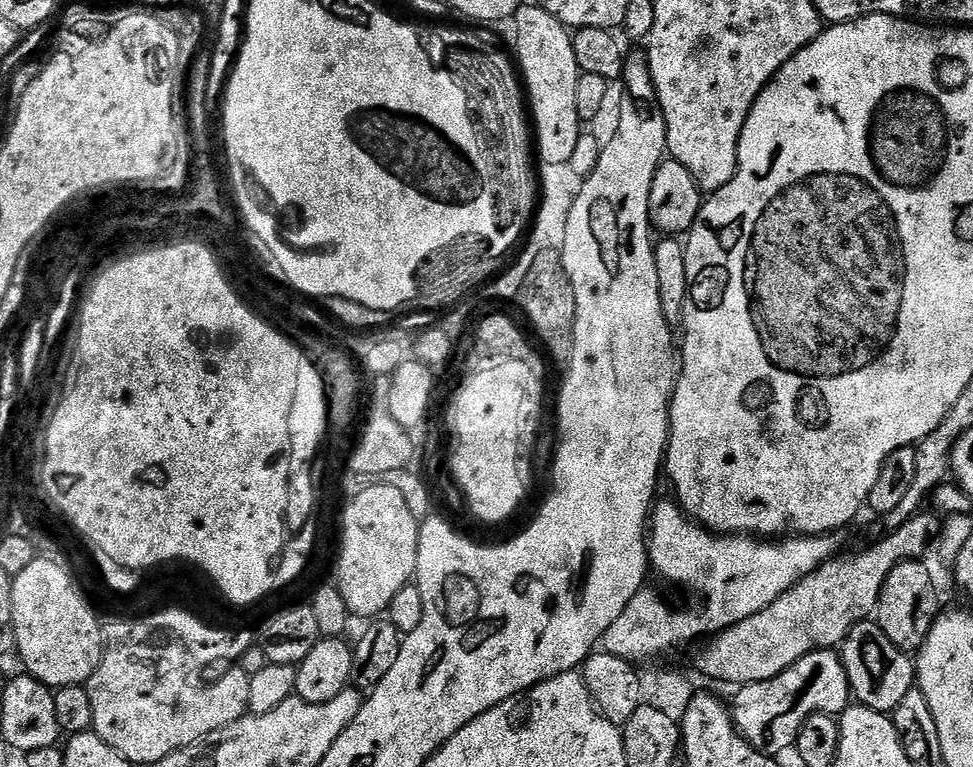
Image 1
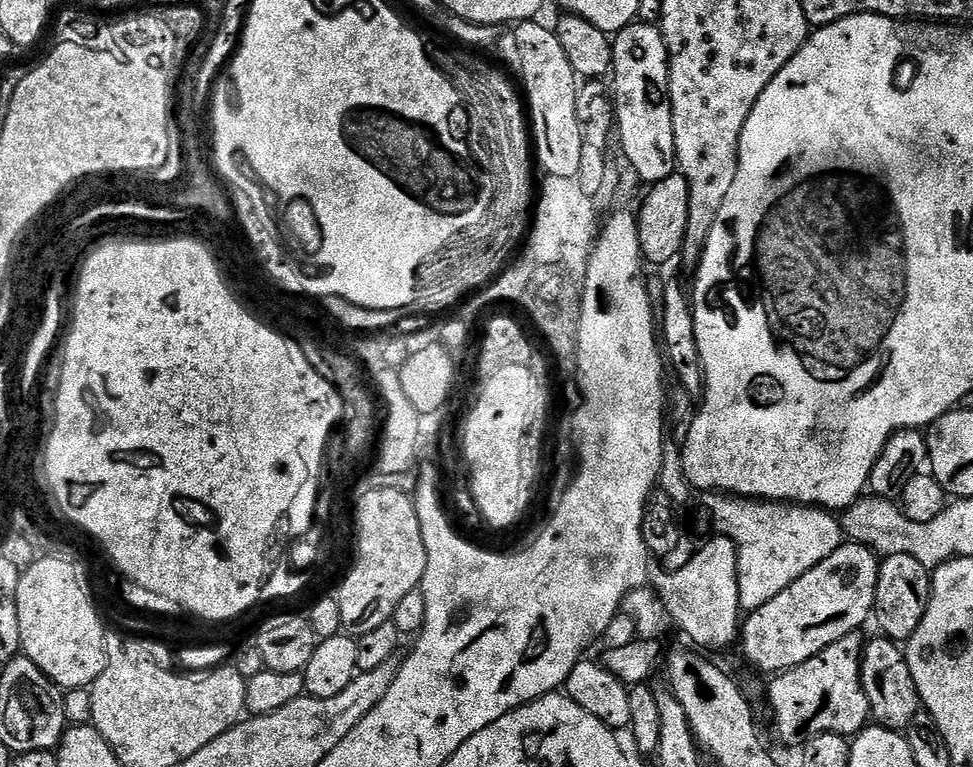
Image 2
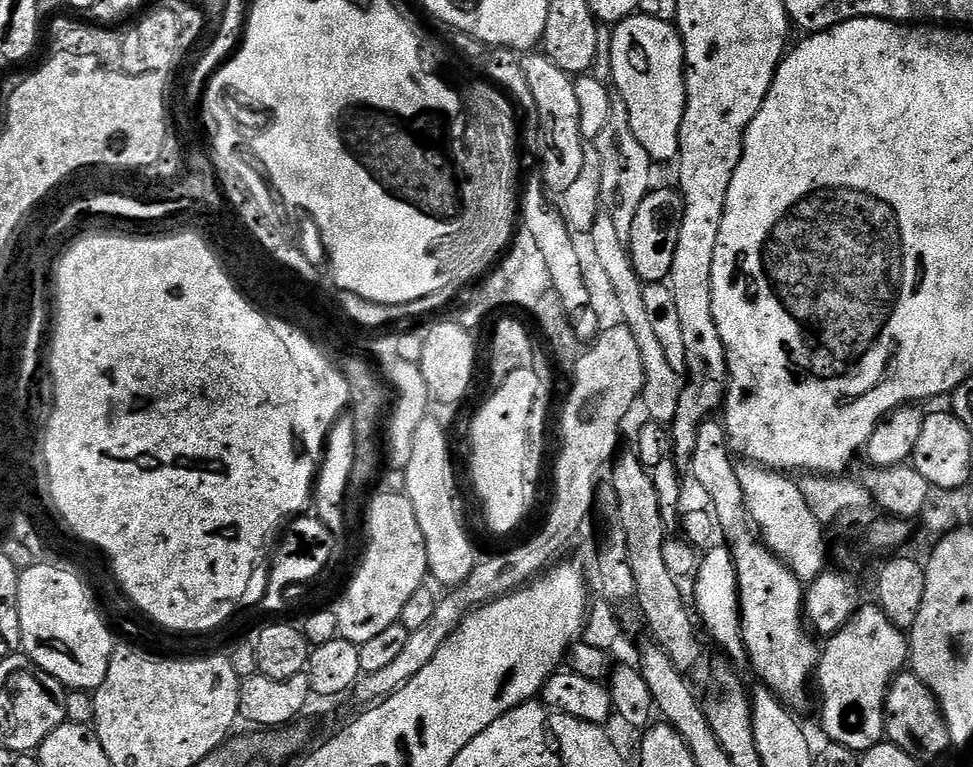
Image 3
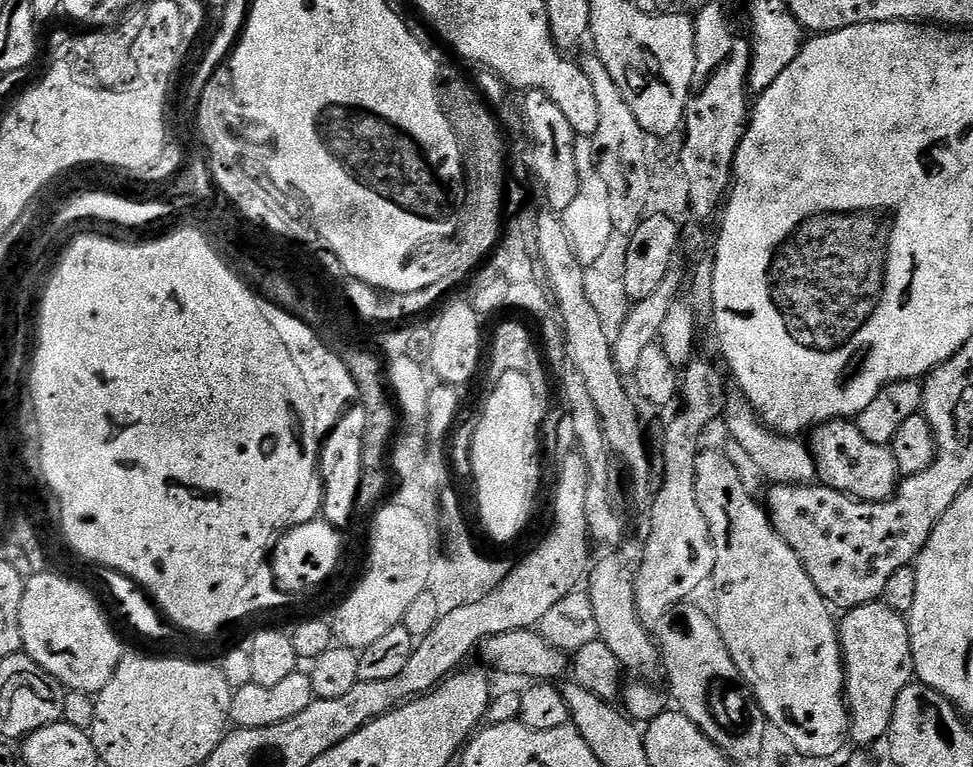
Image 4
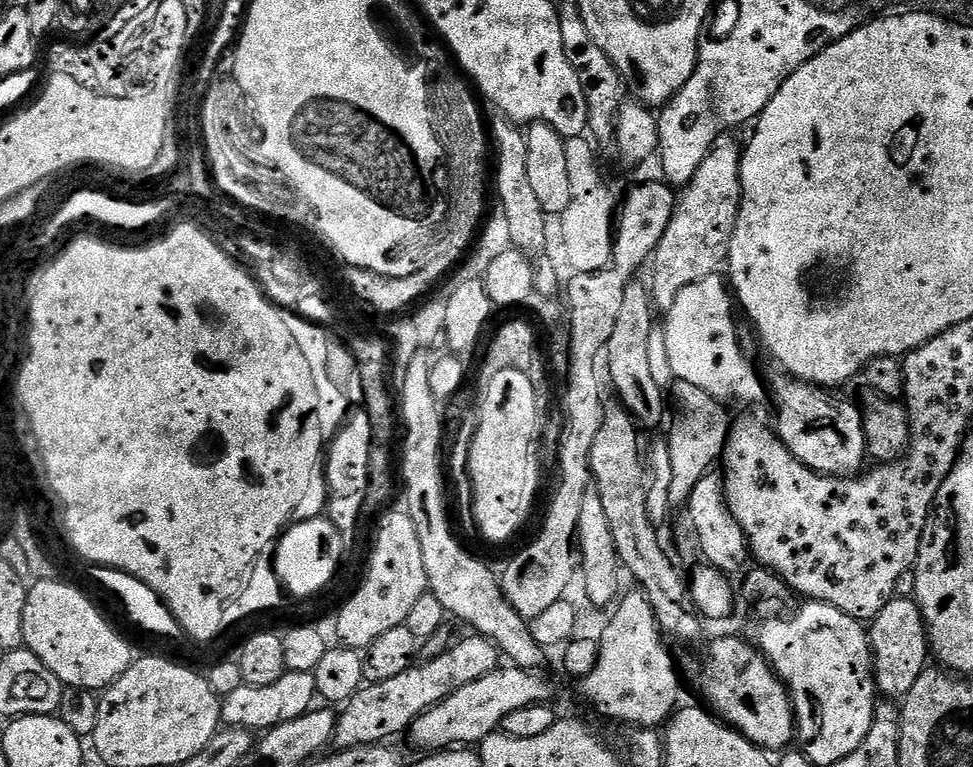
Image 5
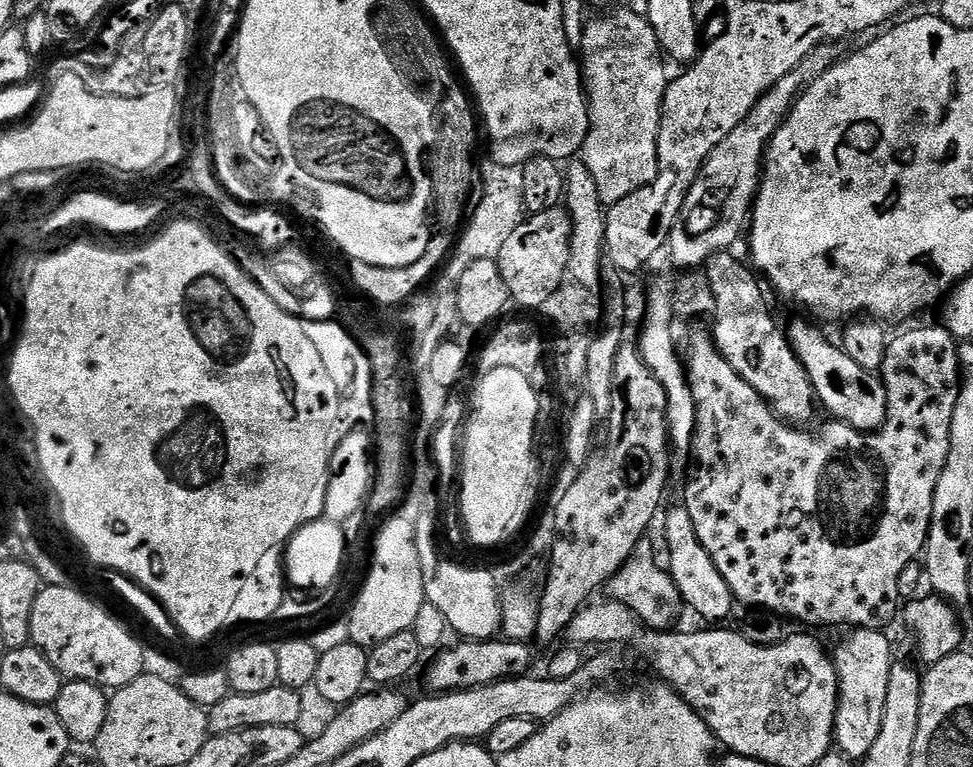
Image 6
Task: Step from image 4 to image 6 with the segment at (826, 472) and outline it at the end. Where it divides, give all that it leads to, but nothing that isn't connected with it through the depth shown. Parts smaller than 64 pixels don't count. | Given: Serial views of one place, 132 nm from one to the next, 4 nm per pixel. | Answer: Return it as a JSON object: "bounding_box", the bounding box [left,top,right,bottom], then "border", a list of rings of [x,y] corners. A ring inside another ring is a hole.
{"bounding_box":[704,251,818,426],"border":[[[729,251],[719,252],[710,258],[705,264],[704,273],[710,294],[714,296],[714,310],[711,315],[716,319],[716,325],[710,328],[710,335],[722,358],[726,358],[732,369],[768,402],[775,416],[793,426],[811,425],[808,423],[815,418],[816,408],[818,412],[816,392],[812,389],[812,383],[800,359],[794,354],[785,329],[776,325],[776,320],[768,309],[768,300],[764,297],[765,285],[758,279],[757,273],[745,261],[742,263],[732,257]]]}

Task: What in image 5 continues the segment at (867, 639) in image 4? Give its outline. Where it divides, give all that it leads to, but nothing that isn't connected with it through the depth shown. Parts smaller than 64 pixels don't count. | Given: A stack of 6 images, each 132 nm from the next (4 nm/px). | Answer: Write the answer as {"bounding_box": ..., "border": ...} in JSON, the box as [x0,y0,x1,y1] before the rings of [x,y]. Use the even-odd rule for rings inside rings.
{"bounding_box":[870,598,930,698],"border":[[[894,598],[870,621],[870,639],[872,642],[872,666],[876,669],[876,686],[879,695],[884,698],[903,698],[918,682],[918,678],[929,667],[930,645],[928,642],[928,628],[924,625],[924,616],[920,613],[920,606],[912,598]]]}

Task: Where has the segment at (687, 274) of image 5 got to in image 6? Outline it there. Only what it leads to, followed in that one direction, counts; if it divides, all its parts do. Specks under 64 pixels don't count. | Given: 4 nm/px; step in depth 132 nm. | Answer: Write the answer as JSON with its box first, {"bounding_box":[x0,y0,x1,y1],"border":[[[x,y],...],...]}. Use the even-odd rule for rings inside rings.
{"bounding_box":[666,43,841,270],"border":[[[835,43],[819,44],[786,78],[782,78],[774,86],[770,86],[764,95],[746,114],[746,118],[710,154],[710,158],[702,166],[698,178],[690,186],[686,194],[686,202],[680,211],[678,222],[674,230],[670,230],[670,238],[666,245],[666,256],[669,256],[680,270],[700,270],[710,258],[719,252],[727,252],[736,239],[743,237],[746,225],[750,220],[752,205],[760,186],[764,153],[772,135],[784,125],[792,105],[799,98],[805,88],[809,88],[814,81],[826,70],[830,70],[841,59]]]}

